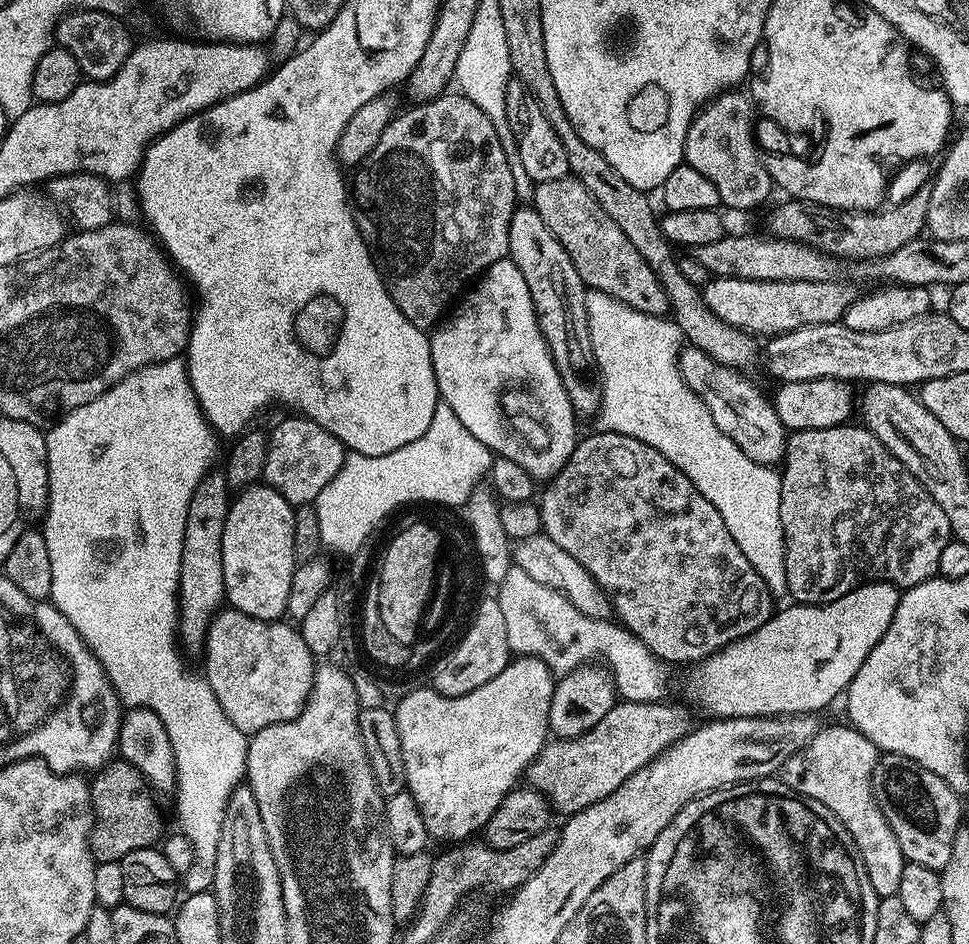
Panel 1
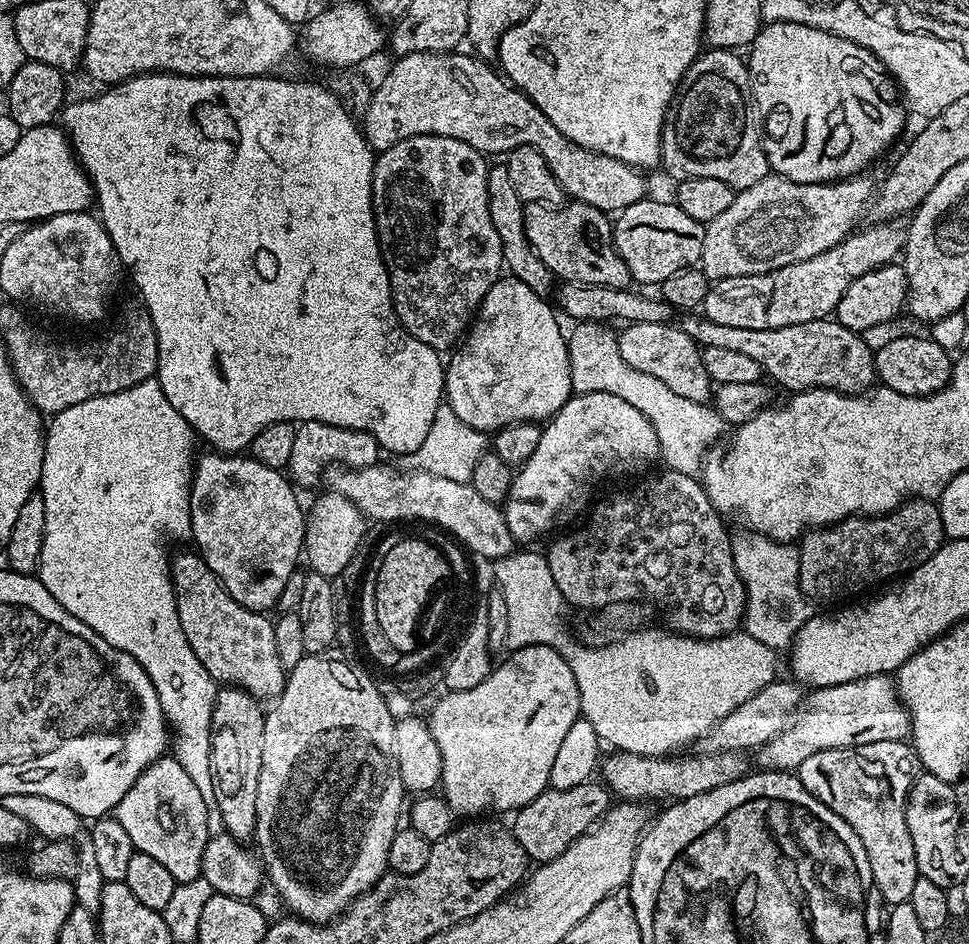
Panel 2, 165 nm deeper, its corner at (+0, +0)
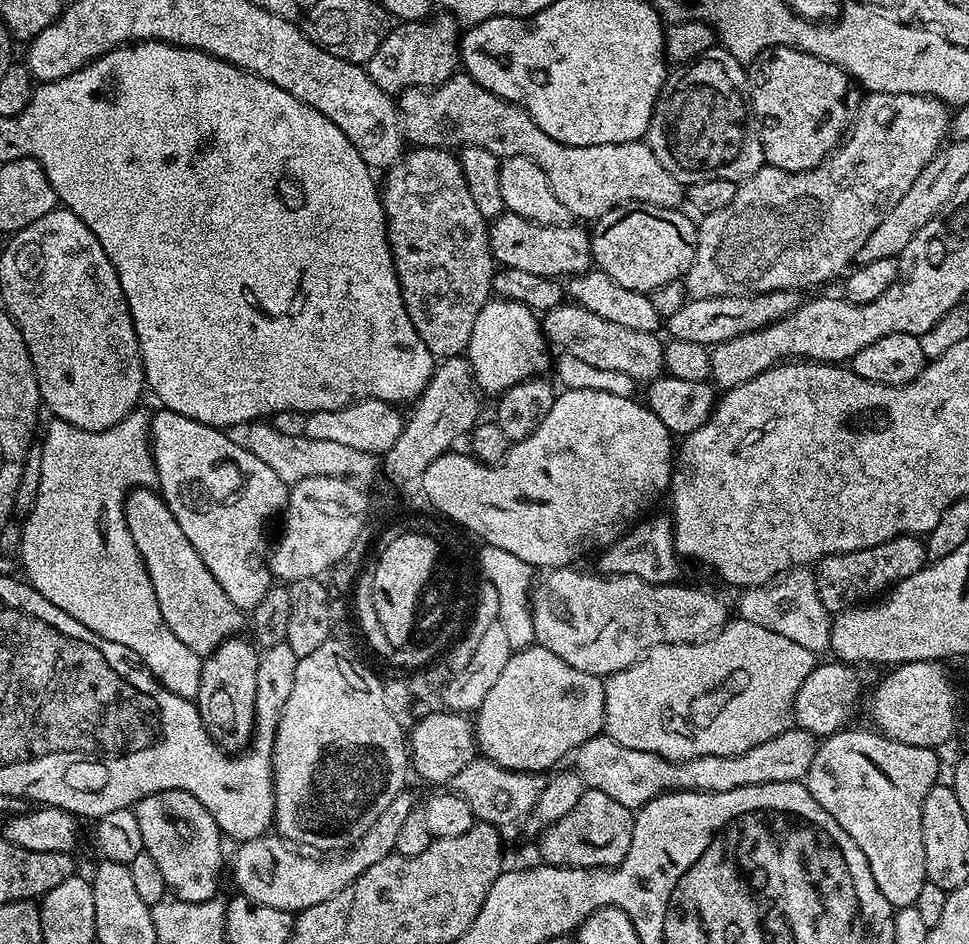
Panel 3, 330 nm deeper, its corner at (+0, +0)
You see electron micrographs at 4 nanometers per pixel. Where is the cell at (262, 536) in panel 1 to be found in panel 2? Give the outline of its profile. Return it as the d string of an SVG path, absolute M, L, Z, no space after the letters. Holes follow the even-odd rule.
M211 454L212 456L204 456L195 461L194 475L192 478L192 493L190 494L190 514L192 515L192 535L191 539L196 540L199 555L206 562L209 570L220 580L220 585L230 594L230 598L234 598L234 602L238 602L242 606L246 606L255 612L267 613L268 608L276 608L280 602L282 590L286 590L286 582L290 578L290 574L297 571L298 564L296 559L301 559L302 549L304 547L304 522L306 519L305 509L300 509L300 500L296 497L297 489L294 487L293 481L281 469L271 468L262 462L249 458L244 454Z

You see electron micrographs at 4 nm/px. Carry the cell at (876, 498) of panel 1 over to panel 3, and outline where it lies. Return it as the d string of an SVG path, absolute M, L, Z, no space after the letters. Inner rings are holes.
M910 534L899 536L866 550L824 556L814 572L816 589L828 613L839 614L887 593L906 578L910 578L910 574L919 572L925 564L925 541Z

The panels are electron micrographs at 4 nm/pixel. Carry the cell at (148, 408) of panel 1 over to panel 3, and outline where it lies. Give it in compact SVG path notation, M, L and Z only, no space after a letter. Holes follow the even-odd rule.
M52 418L49 421L48 433L42 437L42 474L38 485L37 498L27 513L27 516L29 515L28 521L25 522L24 529L20 532L20 560L24 563L25 574L28 575L28 578L26 578L27 583L37 592L41 592L50 602L54 602L54 606L58 606L58 610L66 610L66 614L70 614L70 618L74 618L78 622L82 622L82 626L94 630L94 634L134 650L134 654L140 656L141 660L144 661L144 665L151 670L153 676L164 687L169 688L170 691L182 698L195 701L198 694L198 686L200 685L202 658L198 654L194 654L194 650L190 650L190 646L186 646L186 642L178 642L178 638L174 638L170 626L166 626L166 622L162 618L162 610L158 610L158 598L154 594L154 586L148 577L144 559L141 558L134 546L134 540L128 532L124 518L126 491L135 486L152 486L156 484L156 464L152 461L152 449L149 437L146 435L145 425L143 428L142 425L134 424L134 421L128 420L122 425L117 425L116 428L108 433L84 433L80 429L65 423L64 420Z

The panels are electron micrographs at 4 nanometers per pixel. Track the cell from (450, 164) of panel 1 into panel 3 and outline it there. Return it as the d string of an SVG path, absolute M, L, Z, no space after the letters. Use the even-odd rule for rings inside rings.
M413 147L403 157L403 160L387 173L387 176L389 175L388 181L382 184L384 218L388 221L388 245L392 248L392 259L396 262L396 277L402 290L402 302L406 306L406 314L410 314L410 322L414 322L414 330L418 334L418 338L422 338L422 342L426 342L426 346L436 358L447 358L467 353L468 343L474 334L474 322L478 322L478 314L490 299L494 275L492 251L488 246L486 217L480 213L478 206L474 206L474 198L470 198L470 188L466 186L466 180L460 170L459 159L453 153L451 156L450 153L451 151L442 148Z

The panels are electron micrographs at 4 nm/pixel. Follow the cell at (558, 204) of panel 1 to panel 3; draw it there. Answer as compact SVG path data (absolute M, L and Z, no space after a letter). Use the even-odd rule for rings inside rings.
M505 210L487 225L486 231L492 259L497 265L535 276L556 278L559 277L559 272L568 274L573 270L584 270L593 263L589 233L576 227L546 228Z

